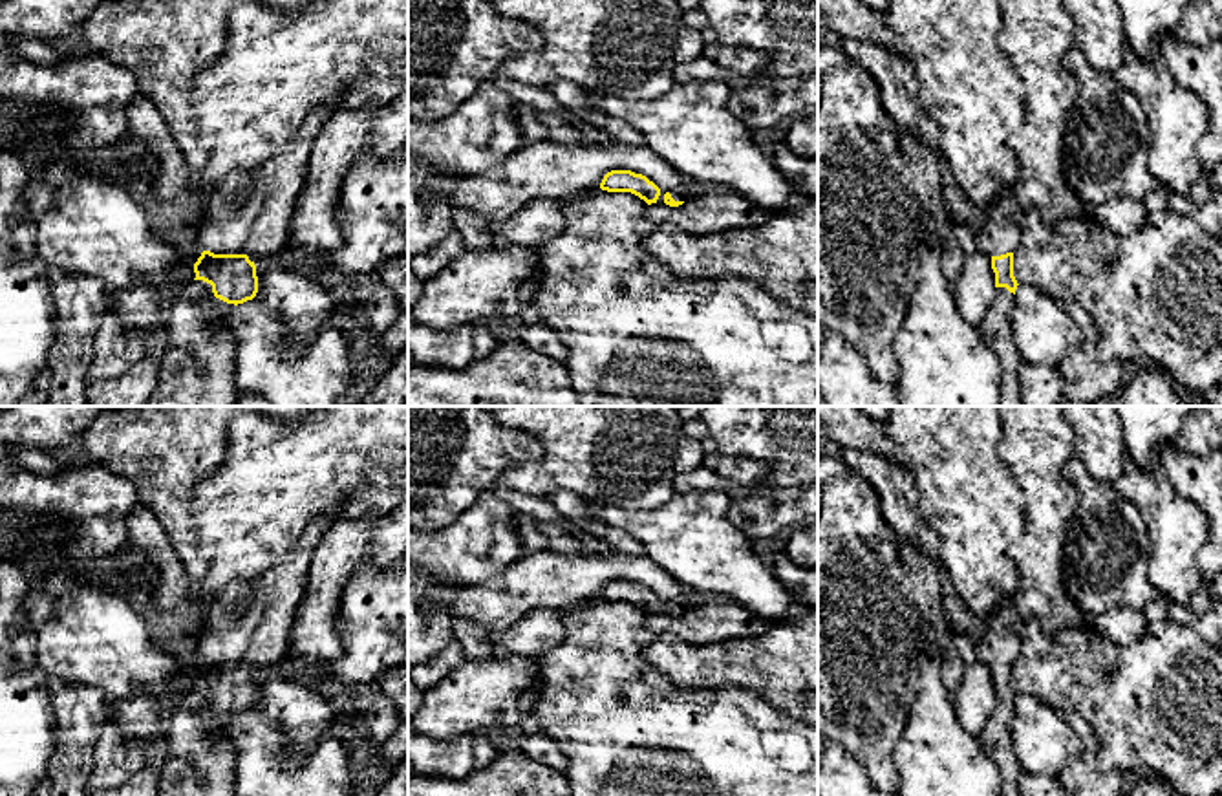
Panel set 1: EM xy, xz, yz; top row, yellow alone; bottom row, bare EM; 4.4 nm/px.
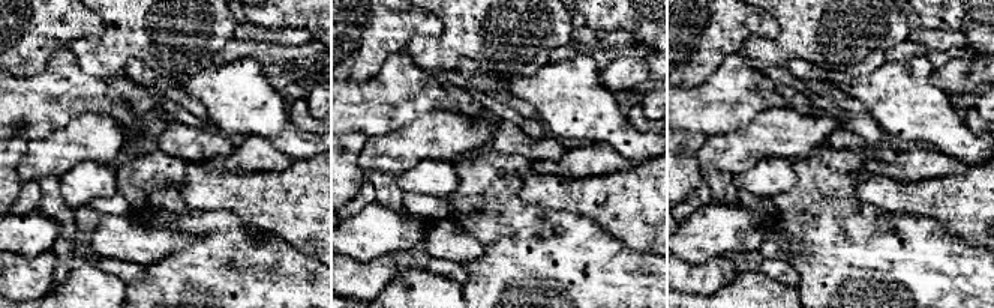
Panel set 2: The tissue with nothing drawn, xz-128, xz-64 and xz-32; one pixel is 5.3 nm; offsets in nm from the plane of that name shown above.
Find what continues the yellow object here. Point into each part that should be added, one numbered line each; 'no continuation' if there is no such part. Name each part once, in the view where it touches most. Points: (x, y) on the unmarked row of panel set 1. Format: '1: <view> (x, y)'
1: xy (257, 635)
2: xy (198, 763)

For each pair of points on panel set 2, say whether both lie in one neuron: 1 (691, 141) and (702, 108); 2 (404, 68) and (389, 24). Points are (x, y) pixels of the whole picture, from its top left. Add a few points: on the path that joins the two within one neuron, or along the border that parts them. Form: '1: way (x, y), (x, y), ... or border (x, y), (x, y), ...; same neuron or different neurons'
1: border (682, 129), (700, 132), (705, 137); different neurons
2: border (402, 50), (392, 54), (374, 77); different neurons

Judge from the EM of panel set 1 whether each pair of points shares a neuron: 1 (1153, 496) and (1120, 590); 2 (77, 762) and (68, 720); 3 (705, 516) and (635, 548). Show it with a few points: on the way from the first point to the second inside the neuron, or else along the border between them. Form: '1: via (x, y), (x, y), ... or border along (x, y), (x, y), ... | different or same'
1: border along (1116, 491), (1138, 511), (1147, 531), (1147, 566) | different
2: via (68, 751), (68, 731) | same
3: border along (604, 524), (628, 531), (646, 551) | different

